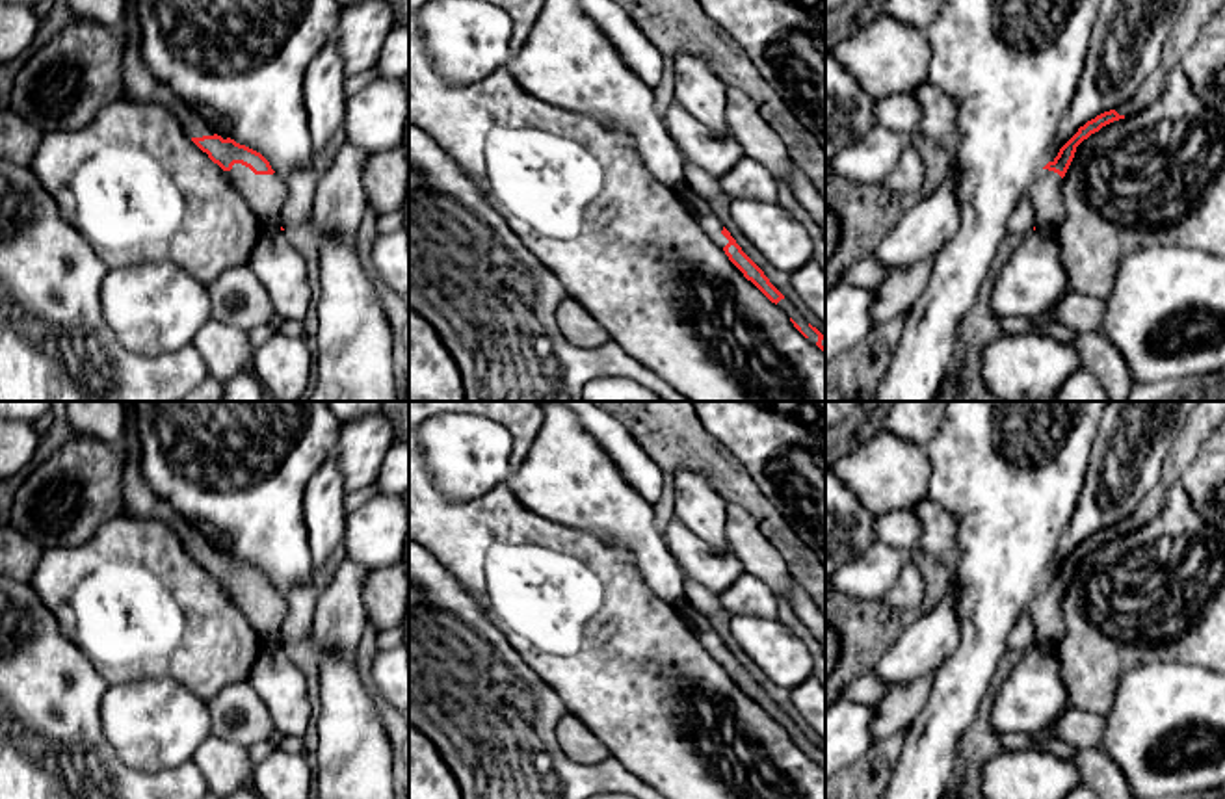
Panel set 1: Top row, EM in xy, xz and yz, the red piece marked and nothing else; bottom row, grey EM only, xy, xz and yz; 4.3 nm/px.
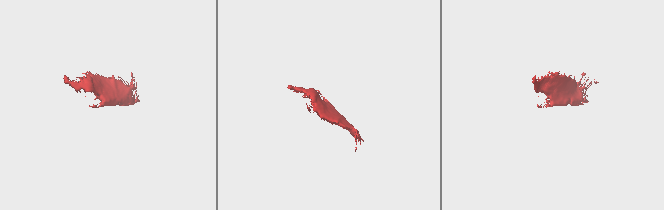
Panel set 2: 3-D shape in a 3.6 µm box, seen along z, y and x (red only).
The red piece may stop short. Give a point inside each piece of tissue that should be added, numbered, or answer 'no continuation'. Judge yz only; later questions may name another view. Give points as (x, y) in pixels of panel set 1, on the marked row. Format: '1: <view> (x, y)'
1: yz (1045, 190)

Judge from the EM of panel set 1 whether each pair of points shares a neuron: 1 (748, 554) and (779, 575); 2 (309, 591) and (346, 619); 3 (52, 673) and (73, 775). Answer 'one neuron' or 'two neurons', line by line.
1: one neuron
2: two neurons
3: one neuron

